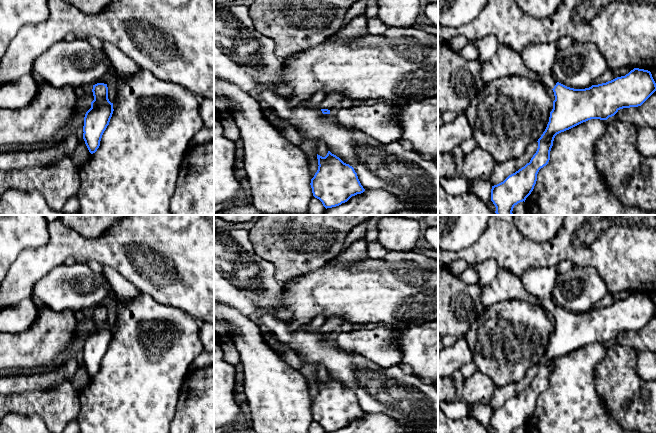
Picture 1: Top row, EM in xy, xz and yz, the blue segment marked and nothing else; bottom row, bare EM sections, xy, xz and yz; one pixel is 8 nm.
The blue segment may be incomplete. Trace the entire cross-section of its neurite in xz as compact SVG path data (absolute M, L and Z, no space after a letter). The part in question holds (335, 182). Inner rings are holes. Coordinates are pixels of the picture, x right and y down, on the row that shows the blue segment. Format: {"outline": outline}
{"outline": "M328 151L325 157L317 154L317 159L319 165L318 170L311 179L310 185L313 196L319 199L326 209L339 206L347 202L352 196L365 191L354 168L344 163L339 157Z"}

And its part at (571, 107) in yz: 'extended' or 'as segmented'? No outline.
extended

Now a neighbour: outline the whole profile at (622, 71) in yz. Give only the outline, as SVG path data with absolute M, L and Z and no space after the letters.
M621 67L621 68L610 68L610 71L612 71L617 77L625 76L628 74L631 70L633 70L635 67Z

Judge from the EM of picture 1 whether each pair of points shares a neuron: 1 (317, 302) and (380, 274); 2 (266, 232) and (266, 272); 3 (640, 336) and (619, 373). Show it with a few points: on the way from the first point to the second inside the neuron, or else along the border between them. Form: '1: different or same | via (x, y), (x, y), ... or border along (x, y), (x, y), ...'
1: same | via (333, 291), (364, 290)
2: different | border along (261, 257), (273, 266), (274, 277), (279, 281)
3: different | border along (616, 344), (628, 346), (637, 352)

